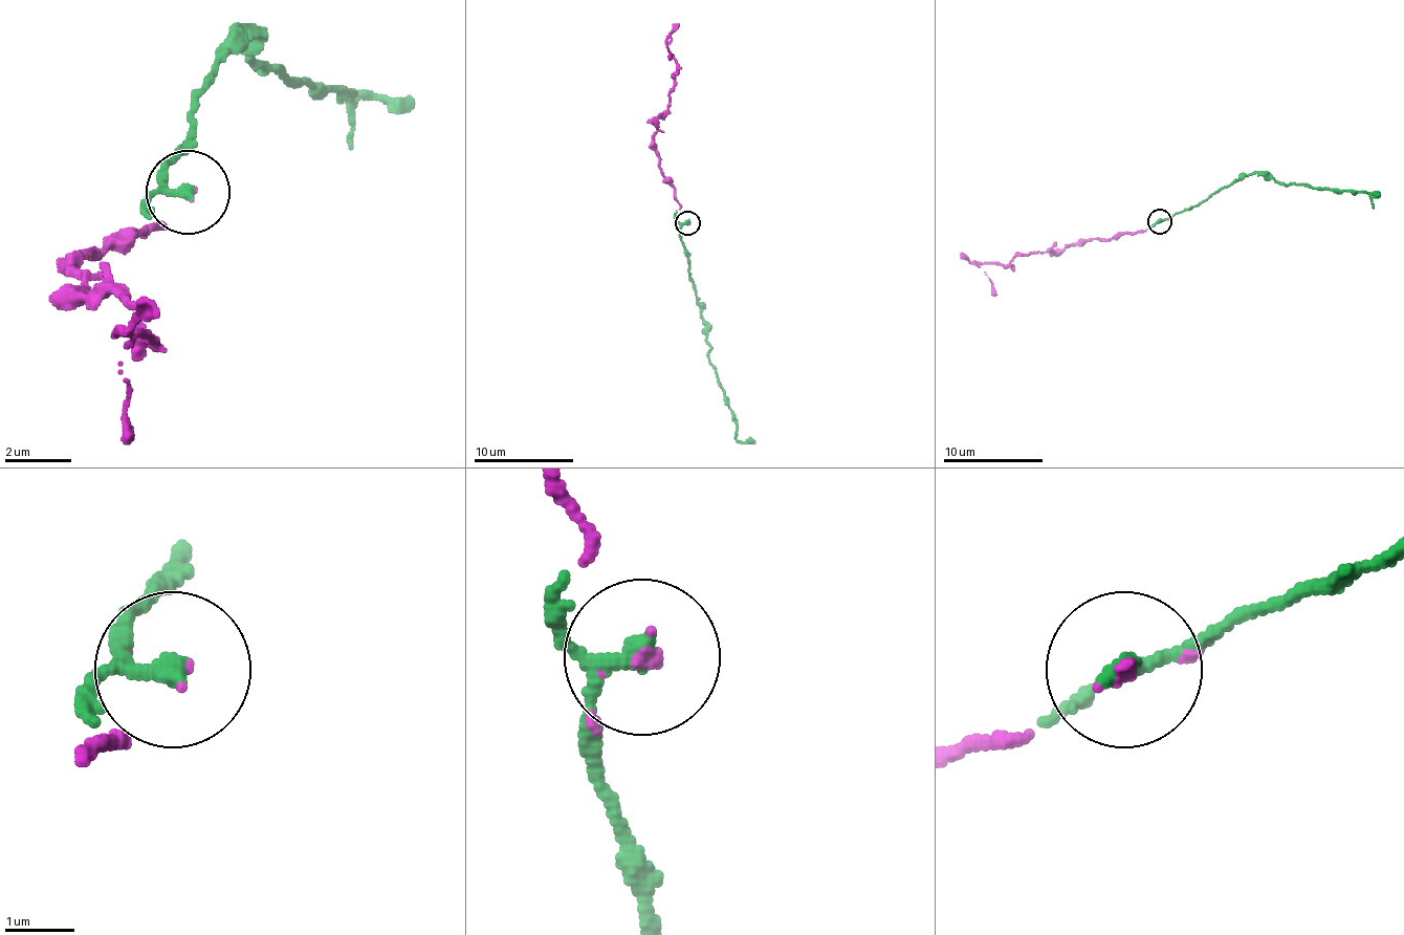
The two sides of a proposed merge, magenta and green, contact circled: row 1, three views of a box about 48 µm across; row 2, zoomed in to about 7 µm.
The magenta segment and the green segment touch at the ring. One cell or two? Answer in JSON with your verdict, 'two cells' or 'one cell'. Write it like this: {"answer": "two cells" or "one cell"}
{"answer": "one cell"}

